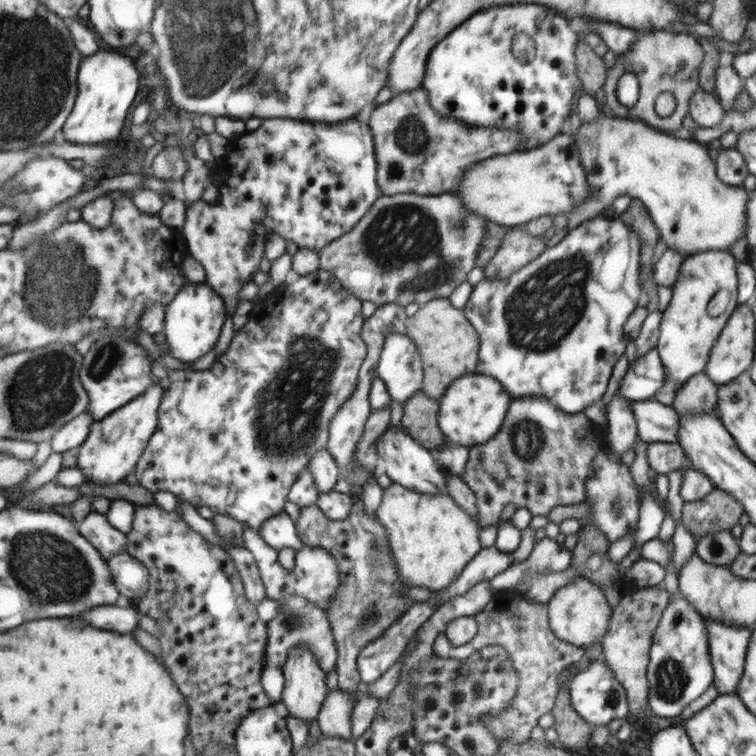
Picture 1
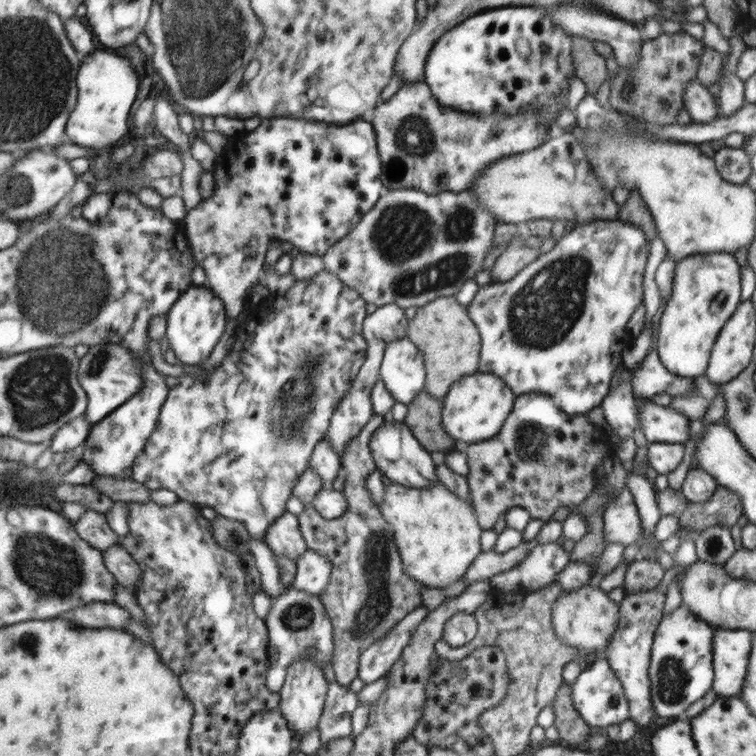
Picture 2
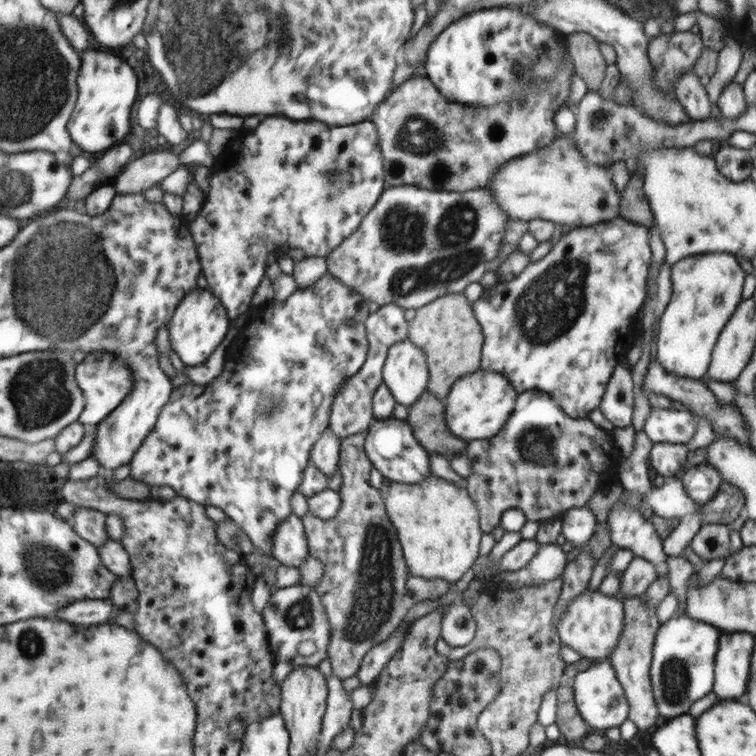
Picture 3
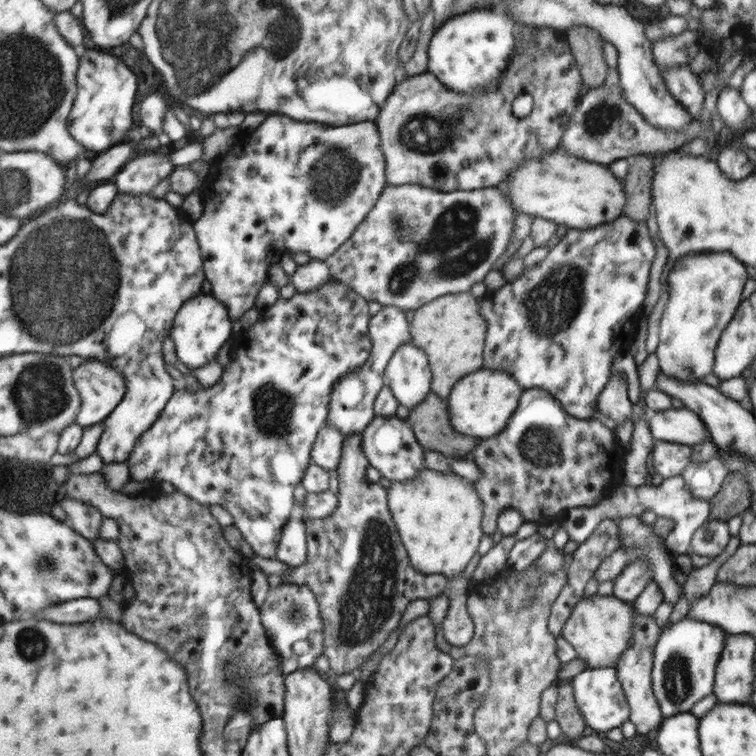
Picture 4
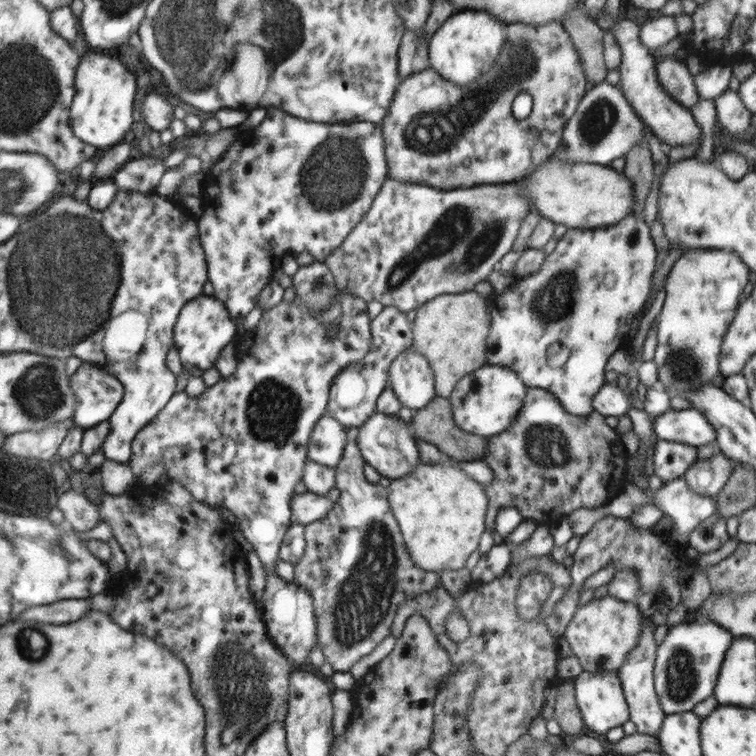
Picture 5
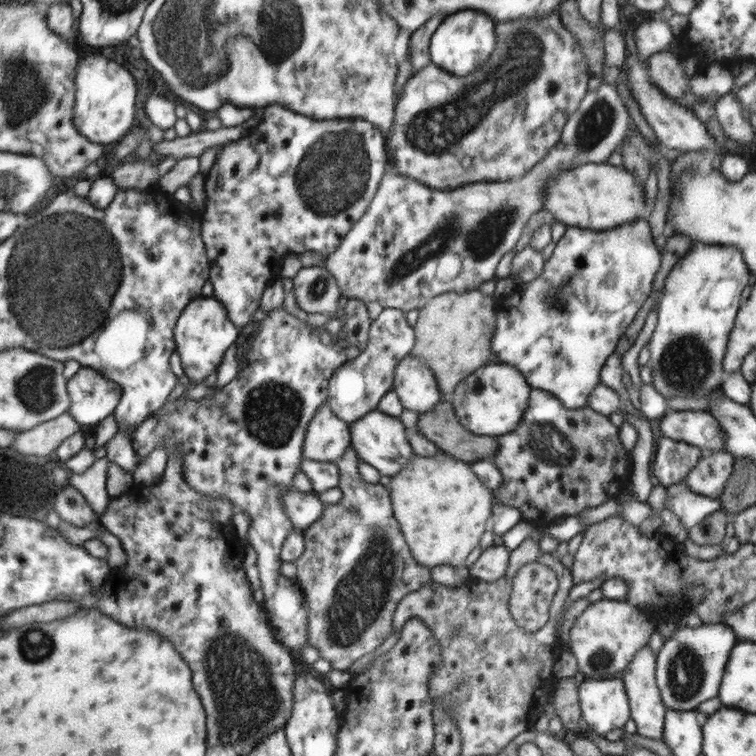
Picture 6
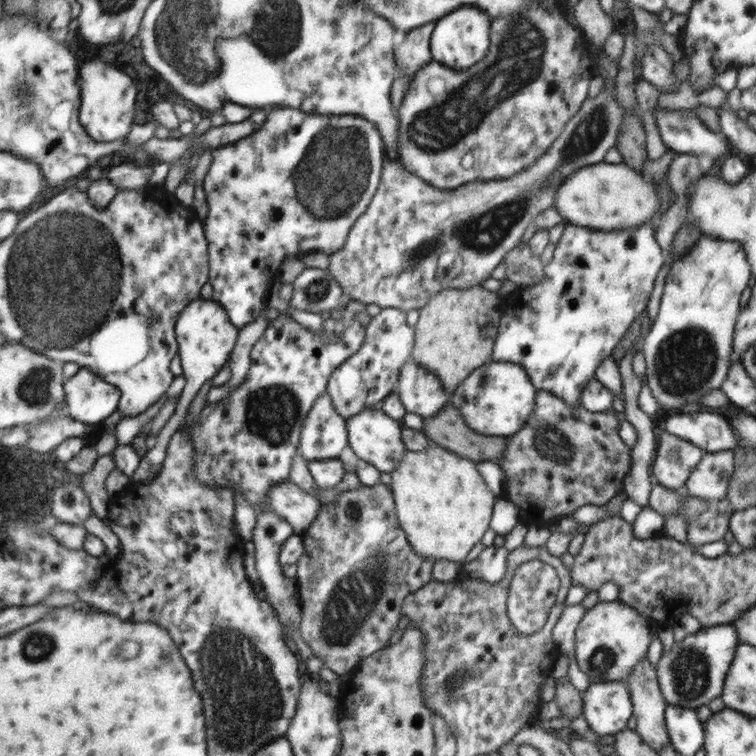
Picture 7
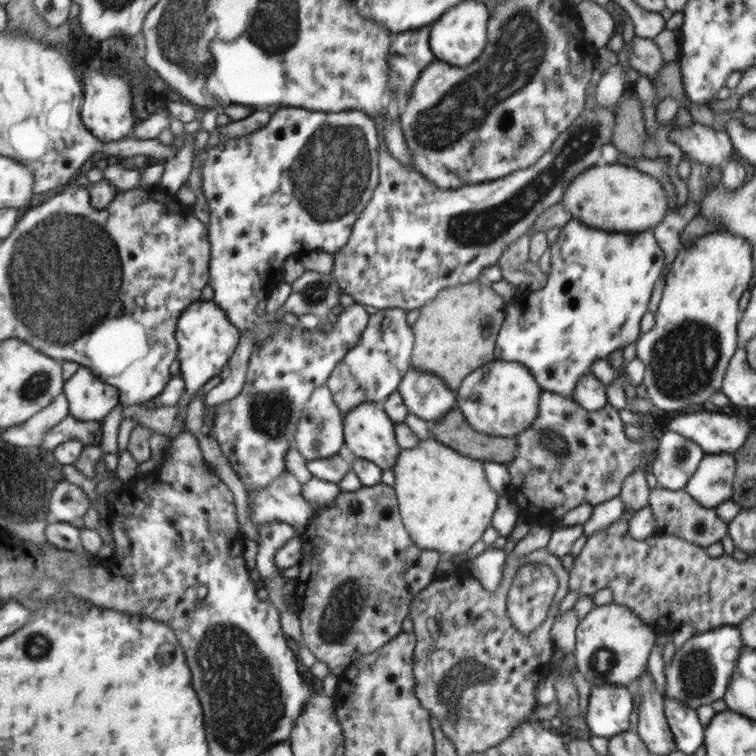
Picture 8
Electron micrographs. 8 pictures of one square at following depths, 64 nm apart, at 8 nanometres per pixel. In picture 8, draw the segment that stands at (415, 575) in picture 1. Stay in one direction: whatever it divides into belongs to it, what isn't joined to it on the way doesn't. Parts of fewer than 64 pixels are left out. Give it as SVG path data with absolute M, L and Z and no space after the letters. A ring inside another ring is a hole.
M434 438L420 440L415 448L401 449L393 466L393 488L400 504L401 524L408 532L413 544L421 550L434 550L439 554L457 556L469 550L483 534L483 530L492 524L491 514L495 512L497 493L488 483L482 462L473 460L455 449L447 448Z

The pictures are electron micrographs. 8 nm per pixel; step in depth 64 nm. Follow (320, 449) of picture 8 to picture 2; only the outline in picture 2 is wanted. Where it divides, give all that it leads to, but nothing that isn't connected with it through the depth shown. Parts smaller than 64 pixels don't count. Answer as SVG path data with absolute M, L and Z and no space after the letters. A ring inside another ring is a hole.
M325 434L323 440L313 448L311 462L308 464L313 474L321 480L321 489L329 488L340 466L340 460L329 442L328 435Z

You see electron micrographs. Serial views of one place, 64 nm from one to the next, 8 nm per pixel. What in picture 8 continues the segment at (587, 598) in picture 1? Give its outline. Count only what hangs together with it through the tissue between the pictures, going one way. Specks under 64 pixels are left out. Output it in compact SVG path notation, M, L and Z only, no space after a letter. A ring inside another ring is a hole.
M613 601L591 608L577 623L574 653L576 670L590 685L618 684L628 687L645 670L653 640L654 630L647 628L637 615Z

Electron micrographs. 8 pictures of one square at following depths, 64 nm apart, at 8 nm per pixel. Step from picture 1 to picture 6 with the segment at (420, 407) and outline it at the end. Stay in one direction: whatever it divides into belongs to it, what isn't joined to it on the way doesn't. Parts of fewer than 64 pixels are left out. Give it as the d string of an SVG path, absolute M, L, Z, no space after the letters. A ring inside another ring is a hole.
M442 397L437 406L429 412L418 415L415 430L431 442L437 450L441 450L446 455L461 462L473 464L482 459L491 460L491 457L497 451L497 438L492 436L479 436L476 433L469 432L461 424L461 420L457 418L452 404L446 397Z

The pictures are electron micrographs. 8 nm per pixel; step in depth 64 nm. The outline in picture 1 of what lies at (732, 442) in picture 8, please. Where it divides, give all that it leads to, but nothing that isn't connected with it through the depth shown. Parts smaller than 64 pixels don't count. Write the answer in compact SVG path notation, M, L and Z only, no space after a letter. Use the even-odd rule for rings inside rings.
M653 398L630 401L636 422L636 434L647 443L676 443L680 416L670 406Z

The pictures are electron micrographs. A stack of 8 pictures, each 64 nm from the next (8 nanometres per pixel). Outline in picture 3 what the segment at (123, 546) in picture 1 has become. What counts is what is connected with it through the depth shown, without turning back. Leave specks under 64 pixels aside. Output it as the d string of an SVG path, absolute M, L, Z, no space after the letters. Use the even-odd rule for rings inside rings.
M75 508L74 517L71 522L76 531L85 540L92 542L97 548L101 548L112 540L106 529L107 515L93 508Z

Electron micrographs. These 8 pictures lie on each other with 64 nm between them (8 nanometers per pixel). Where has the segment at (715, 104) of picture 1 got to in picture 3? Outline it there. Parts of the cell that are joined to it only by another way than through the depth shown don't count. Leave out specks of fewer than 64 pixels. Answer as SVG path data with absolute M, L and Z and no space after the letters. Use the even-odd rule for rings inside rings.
M687 71L680 74L674 84L674 96L691 120L701 121L709 118L709 98L703 82L695 73Z

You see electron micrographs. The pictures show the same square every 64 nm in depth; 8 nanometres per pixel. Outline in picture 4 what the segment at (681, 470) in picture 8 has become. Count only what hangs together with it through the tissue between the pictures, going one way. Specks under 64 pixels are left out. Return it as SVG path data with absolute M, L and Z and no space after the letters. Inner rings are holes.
M655 441L651 449L653 470L662 480L675 477L689 464L689 454L691 448L685 444Z

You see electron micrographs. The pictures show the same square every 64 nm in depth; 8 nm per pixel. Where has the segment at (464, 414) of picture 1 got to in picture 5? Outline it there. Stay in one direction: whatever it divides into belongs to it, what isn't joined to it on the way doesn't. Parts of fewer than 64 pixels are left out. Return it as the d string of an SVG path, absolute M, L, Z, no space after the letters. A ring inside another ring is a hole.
M484 364L477 372L460 379L447 399L451 402L452 416L459 428L487 438L509 428L521 408L526 389L527 386L511 369Z

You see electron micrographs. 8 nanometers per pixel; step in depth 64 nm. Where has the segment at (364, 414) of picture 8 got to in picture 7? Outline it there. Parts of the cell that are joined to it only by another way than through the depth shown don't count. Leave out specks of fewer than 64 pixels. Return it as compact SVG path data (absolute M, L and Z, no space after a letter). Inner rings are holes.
M379 407L363 409L344 421L348 446L358 459L371 464L380 474L391 474L395 467L400 466L408 450L404 442L399 440L399 422L395 422Z

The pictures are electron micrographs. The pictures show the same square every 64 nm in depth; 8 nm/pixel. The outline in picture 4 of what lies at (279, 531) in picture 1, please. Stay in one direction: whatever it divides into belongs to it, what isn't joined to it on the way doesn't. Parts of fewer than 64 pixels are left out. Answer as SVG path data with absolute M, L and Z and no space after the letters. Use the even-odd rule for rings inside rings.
M298 517L289 520L282 528L275 558L290 567L300 565L307 558L307 539L304 522Z

